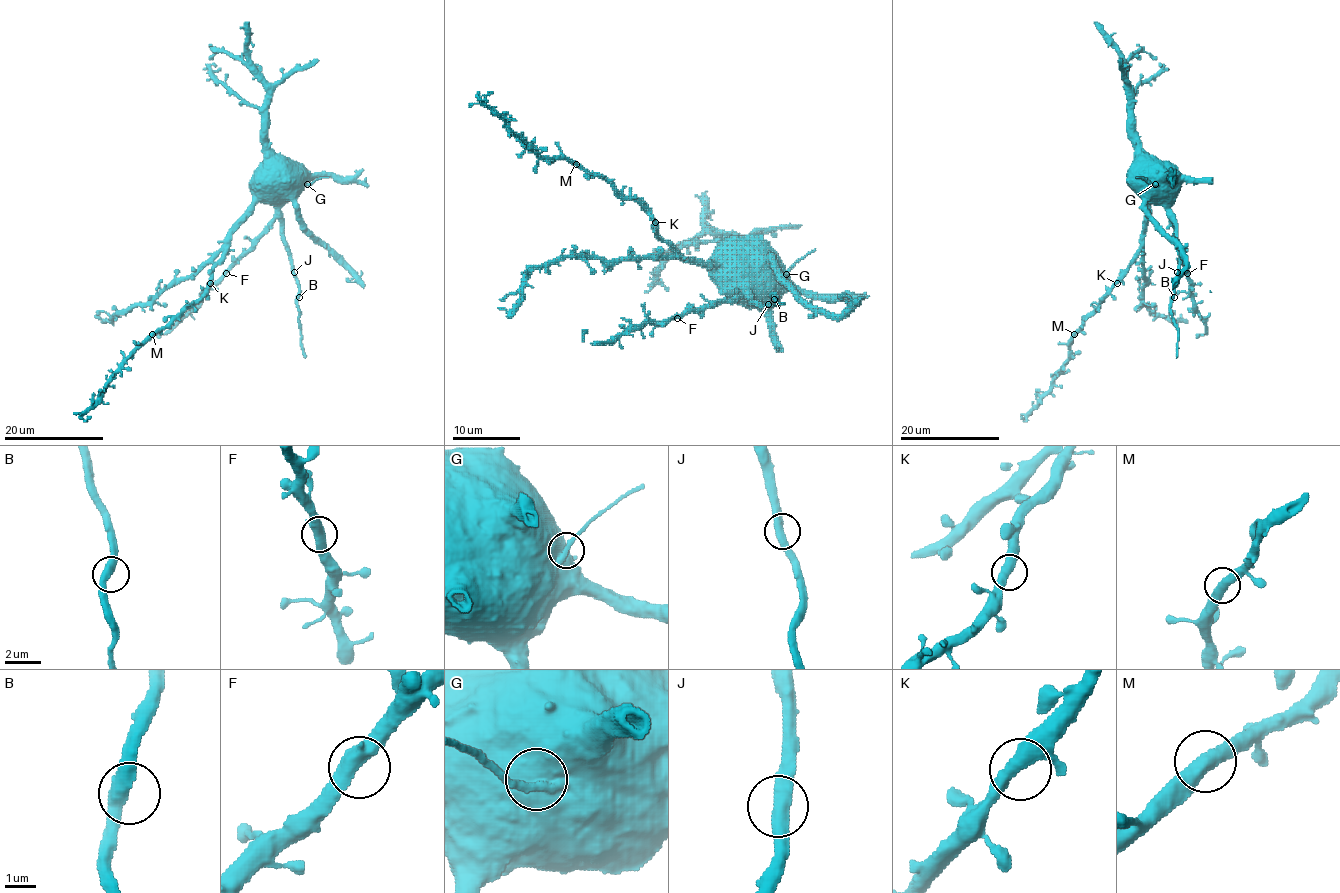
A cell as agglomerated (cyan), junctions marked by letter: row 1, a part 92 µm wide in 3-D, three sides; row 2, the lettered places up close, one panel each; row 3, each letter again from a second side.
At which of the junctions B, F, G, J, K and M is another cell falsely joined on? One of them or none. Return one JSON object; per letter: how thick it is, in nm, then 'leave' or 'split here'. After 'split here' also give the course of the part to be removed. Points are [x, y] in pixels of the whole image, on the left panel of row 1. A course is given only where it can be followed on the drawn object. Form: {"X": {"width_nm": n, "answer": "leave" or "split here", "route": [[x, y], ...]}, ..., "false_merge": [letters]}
{"B": {"width_nm": 440, "answer": "leave"}, "F": {"width_nm": 500, "answer": "leave"}, "G": {"width_nm": 400, "answer": "leave"}, "J": {"width_nm": 440, "answer": "leave"}, "K": {"width_nm": 460, "answer": "leave"}, "M": {"width_nm": 480, "answer": "leave"}, "false_merge": []}

